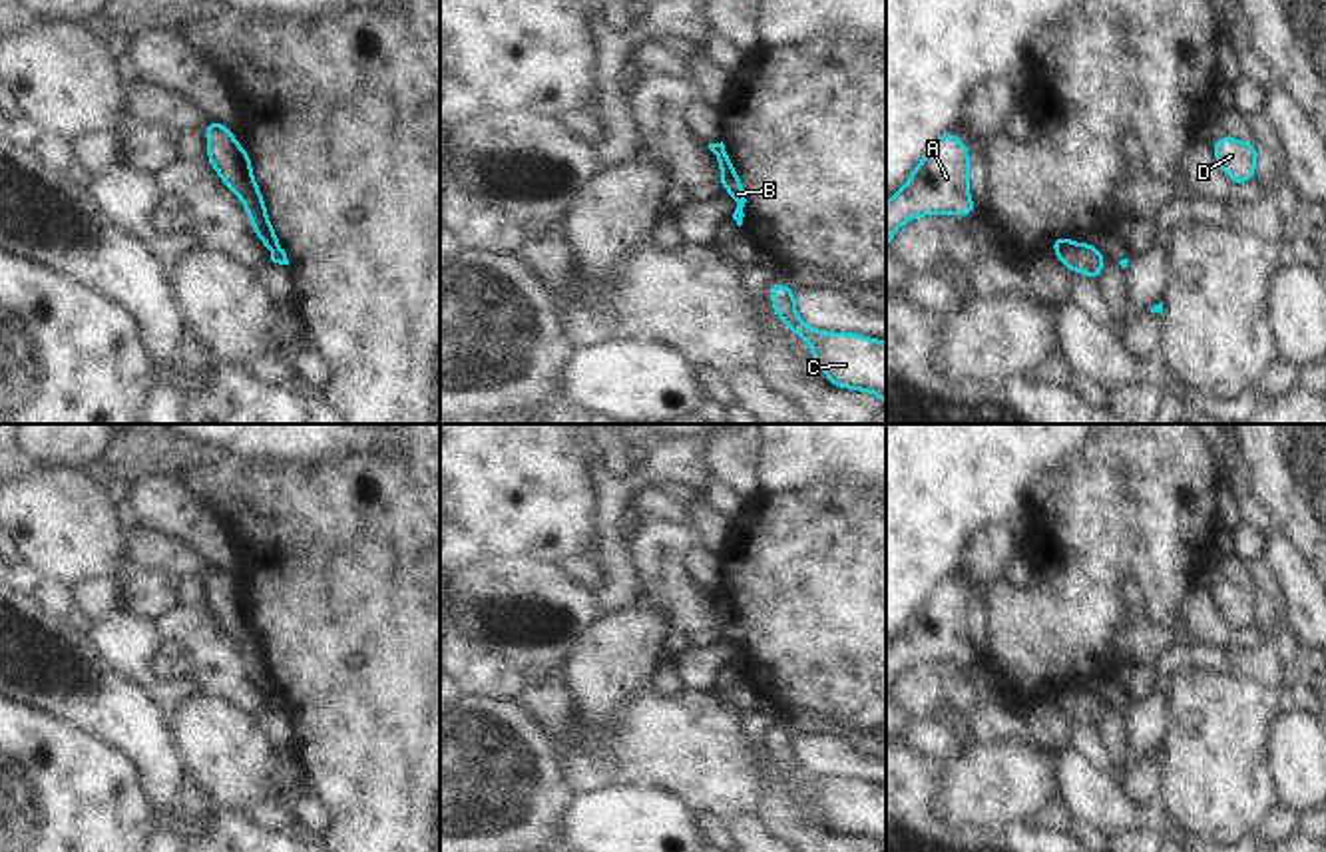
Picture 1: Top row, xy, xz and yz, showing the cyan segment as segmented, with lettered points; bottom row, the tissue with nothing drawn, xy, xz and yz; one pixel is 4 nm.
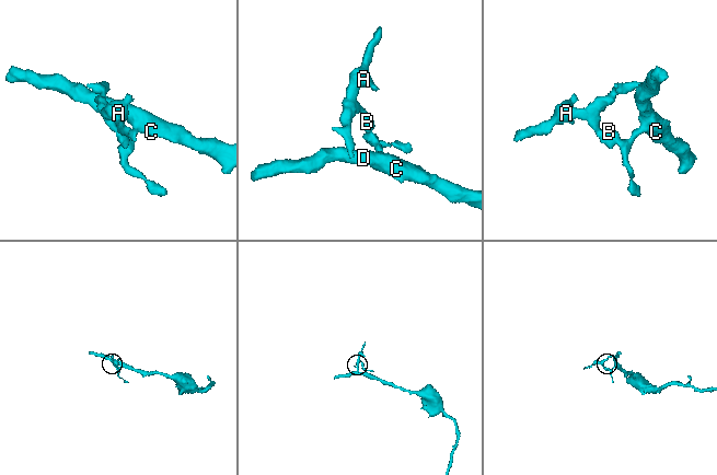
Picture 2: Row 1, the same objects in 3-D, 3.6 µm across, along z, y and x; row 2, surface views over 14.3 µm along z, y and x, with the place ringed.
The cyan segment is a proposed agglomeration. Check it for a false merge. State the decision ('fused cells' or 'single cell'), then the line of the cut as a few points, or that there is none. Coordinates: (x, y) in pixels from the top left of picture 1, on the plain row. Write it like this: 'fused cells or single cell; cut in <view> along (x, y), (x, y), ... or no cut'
fused cells; cut in xy along (279, 691), (271, 697)

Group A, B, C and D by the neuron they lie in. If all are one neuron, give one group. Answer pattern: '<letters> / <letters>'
A / B C D

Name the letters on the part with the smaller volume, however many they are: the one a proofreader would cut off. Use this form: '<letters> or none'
A

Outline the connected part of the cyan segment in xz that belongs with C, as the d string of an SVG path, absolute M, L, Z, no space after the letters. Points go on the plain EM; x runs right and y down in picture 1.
M782 725L771 731L771 752L784 772L810 792L816 812L830 830L870 838L886 850L886 786L808 772L796 758L796 737Z

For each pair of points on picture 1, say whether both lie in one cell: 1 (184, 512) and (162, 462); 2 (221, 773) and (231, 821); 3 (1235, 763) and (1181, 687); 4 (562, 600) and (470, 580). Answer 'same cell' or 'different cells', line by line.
1: different cells
2: different cells
3: same cell
4: same cell

